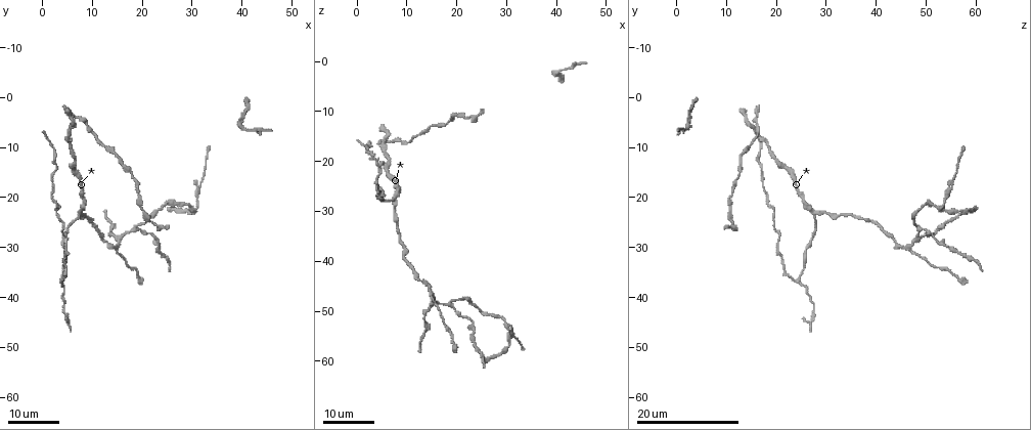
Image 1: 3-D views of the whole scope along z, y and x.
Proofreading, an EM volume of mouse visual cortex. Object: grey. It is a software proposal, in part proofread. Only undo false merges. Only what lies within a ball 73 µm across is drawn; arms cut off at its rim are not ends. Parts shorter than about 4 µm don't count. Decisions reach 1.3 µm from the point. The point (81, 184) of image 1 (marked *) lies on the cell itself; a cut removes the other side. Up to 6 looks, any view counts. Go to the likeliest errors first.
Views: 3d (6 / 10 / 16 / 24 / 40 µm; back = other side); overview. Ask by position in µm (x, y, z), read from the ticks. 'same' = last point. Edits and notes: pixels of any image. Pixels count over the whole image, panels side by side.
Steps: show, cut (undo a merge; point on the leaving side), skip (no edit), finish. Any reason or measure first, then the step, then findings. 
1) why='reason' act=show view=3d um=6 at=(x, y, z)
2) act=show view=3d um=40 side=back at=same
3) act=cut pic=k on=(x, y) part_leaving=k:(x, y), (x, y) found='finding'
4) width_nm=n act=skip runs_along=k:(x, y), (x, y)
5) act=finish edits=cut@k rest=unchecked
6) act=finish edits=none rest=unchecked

act=show view=3d um=24 at=(30.0, 22.0, 53.0)

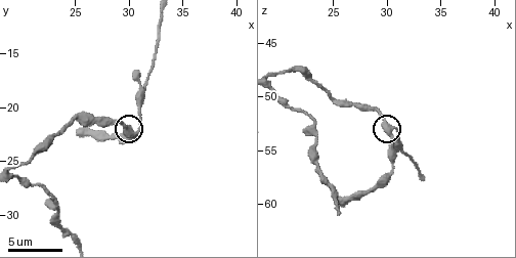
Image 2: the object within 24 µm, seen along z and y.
act=show view=3d um=10 at=(30.4, 22.4, 53.0)

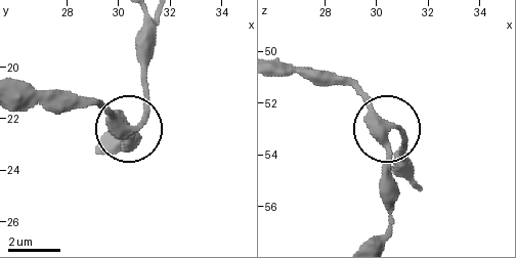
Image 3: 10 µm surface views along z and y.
width_nm=400 act=skip found='one cell here'

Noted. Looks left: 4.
why='branch point' act=show view=3d um=24 at=(4.0, 37.0, 24.5)

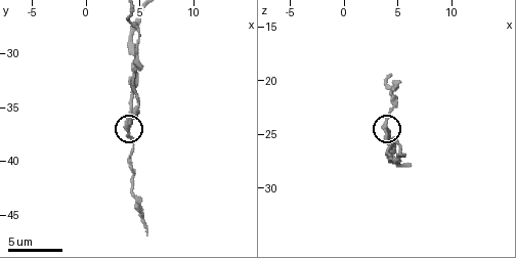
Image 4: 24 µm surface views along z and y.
act=show view=3d um=10 at=(4.0, 36.6, 24.2)

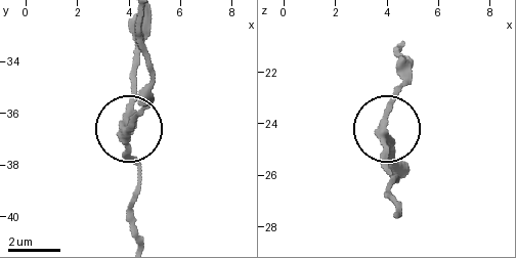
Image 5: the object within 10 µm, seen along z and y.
arms=3 act=cut pic=5 on=(391, 97) found='two cells meet here'

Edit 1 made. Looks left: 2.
why='small branch off a trunk' act=show view=3d um=24 at=(31.0, 18.0, 55.0)

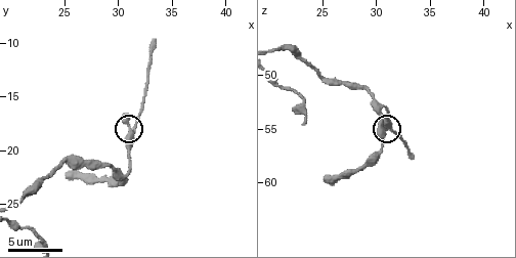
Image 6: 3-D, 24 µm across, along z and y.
act=show view=3d um=6 at=same

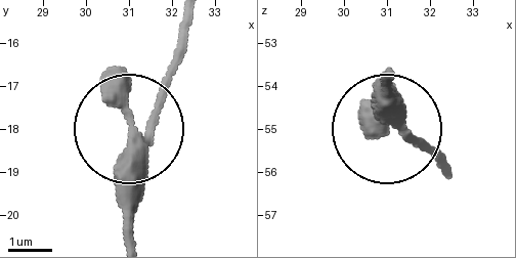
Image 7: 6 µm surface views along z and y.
act=skip runs_along=7:(127, 235), (127, 158), (189, 18) found='all the same cell'

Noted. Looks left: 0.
act=finish edits=cut@5 rest=unchecked

